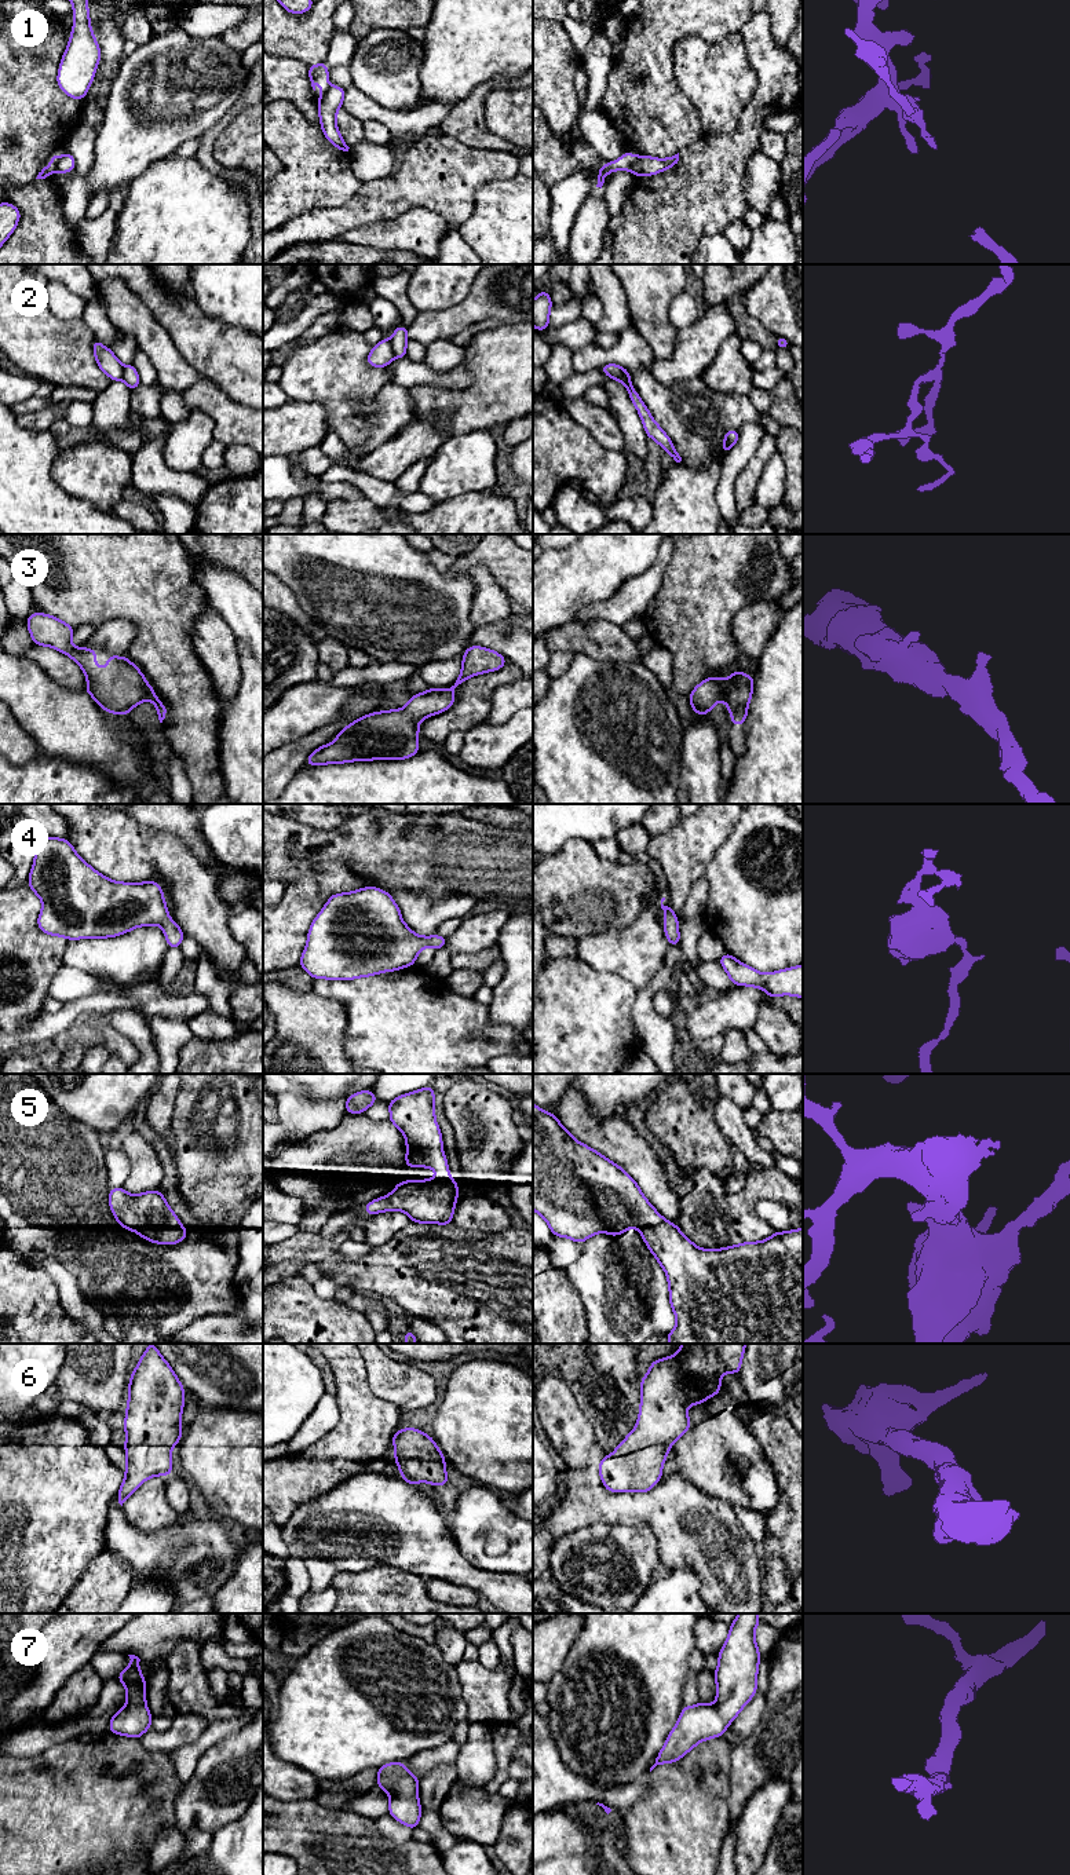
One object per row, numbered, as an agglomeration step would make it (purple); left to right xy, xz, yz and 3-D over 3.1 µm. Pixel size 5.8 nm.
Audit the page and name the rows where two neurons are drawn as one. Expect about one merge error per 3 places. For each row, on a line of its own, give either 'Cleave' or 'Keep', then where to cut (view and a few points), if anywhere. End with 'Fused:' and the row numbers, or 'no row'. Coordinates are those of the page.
1: Cleave. Split along xy (59, 159), (53, 171)
2: Cleave. Split along xz (389, 340), (394, 357)
3: Keep. No split
4: Keep. No split
5: Keep. No split
6: Keep. No split
7: Keep. No split
Fused: 1, 2

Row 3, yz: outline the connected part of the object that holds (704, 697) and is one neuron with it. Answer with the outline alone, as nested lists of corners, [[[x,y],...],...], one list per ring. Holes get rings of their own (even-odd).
[[[737,669],[728,679],[706,677],[689,694],[695,714],[706,716],[722,699],[731,714],[731,725],[741,725],[748,716],[753,692],[753,676]]]

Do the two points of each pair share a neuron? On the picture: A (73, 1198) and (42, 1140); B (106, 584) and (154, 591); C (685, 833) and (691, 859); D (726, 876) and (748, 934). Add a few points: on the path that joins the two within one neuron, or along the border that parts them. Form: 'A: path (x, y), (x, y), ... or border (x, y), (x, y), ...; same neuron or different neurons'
A: path (64, 1184), (42, 1162), (42, 1154); same neuron
B: path (119, 584), (142, 584); same neuron
C: path (687, 840), (687, 852); same neuron
D: path (740, 890), (748, 898), (748, 920); same neuron

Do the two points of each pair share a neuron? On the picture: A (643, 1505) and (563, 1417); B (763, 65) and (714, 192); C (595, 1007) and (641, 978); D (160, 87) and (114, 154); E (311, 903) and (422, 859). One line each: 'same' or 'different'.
A: same
B: same
C: different
D: same
E: different

